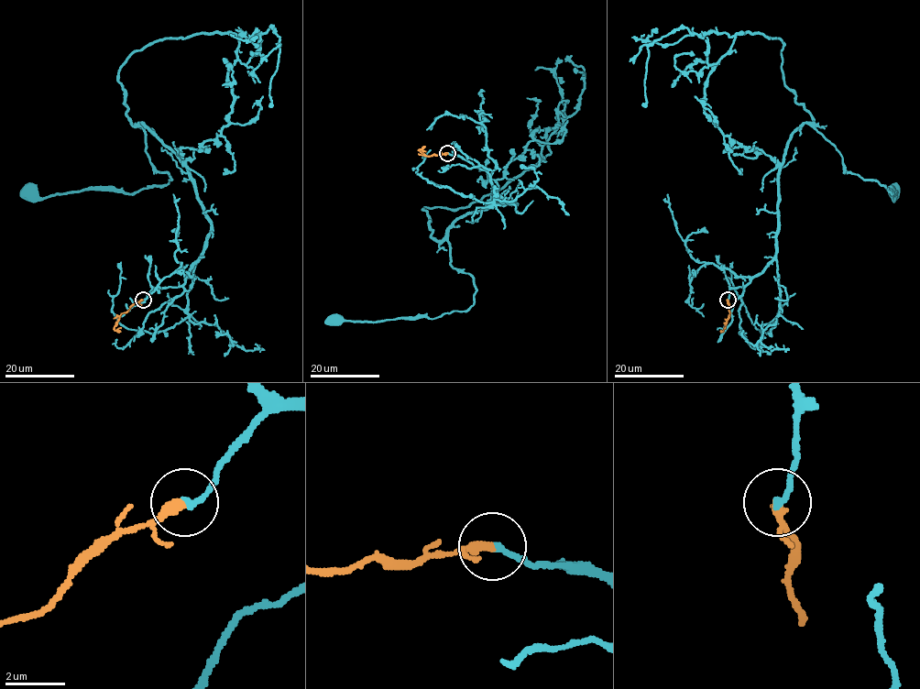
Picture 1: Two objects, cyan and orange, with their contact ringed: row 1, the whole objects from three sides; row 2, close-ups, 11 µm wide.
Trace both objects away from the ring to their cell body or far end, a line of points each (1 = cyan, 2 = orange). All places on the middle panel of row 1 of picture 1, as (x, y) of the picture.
1: (447, 153), (515, 203), (448, 229), (450, 264), (473, 278), (474, 302), (428, 319), (335, 318)
2: (447, 153), (426, 156), (419, 150), (426, 151)

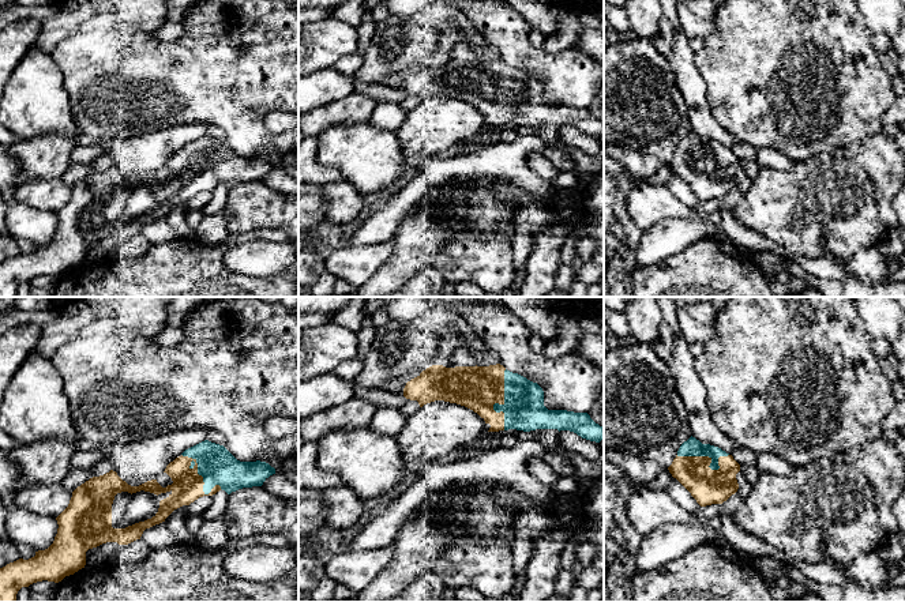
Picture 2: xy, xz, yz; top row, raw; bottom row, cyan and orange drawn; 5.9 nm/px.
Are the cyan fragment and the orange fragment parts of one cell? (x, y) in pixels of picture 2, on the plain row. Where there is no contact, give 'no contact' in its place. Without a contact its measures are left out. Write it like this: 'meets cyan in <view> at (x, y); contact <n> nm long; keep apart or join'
meets cyan in xy at (203, 173); contact 320 nm long; join

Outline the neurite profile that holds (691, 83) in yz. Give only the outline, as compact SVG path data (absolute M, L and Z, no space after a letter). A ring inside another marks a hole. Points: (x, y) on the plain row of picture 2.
M683 30L675 31L673 49L668 60L688 108L691 131L702 139L718 142L731 150L736 139L716 121L706 94L707 86L698 69L688 39Z

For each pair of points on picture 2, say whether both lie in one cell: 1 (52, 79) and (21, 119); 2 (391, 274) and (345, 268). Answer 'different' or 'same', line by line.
1: same
2: different

